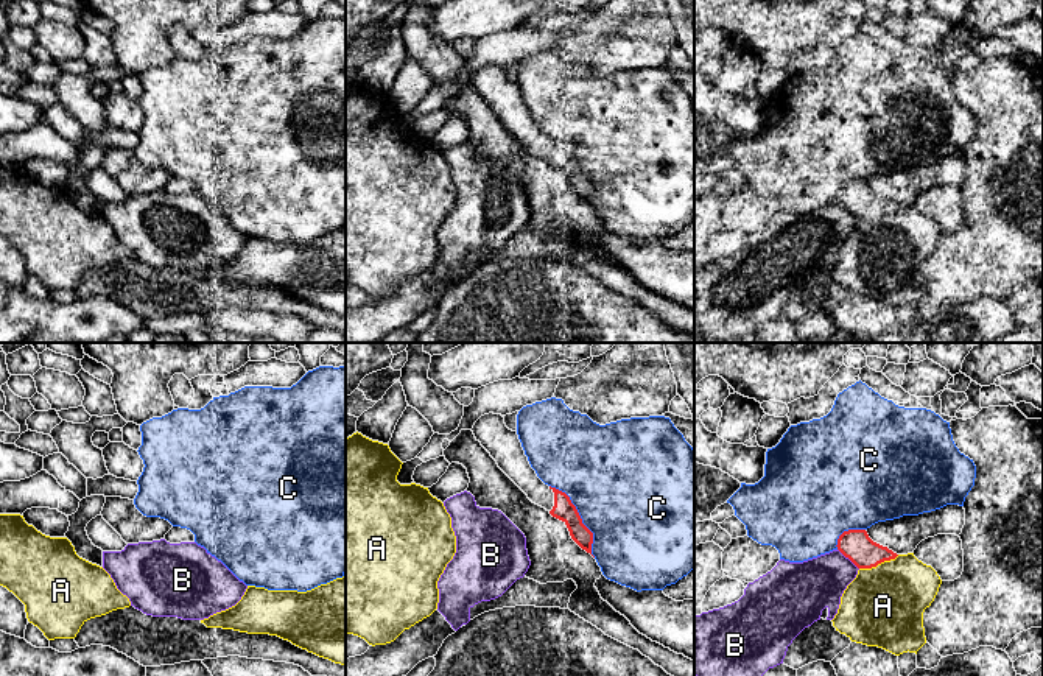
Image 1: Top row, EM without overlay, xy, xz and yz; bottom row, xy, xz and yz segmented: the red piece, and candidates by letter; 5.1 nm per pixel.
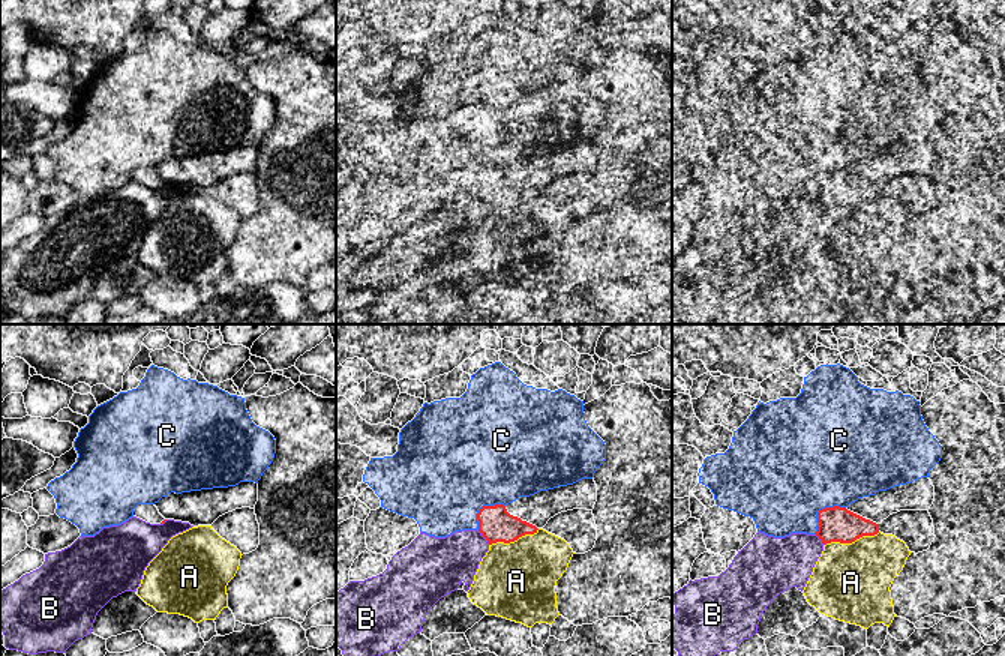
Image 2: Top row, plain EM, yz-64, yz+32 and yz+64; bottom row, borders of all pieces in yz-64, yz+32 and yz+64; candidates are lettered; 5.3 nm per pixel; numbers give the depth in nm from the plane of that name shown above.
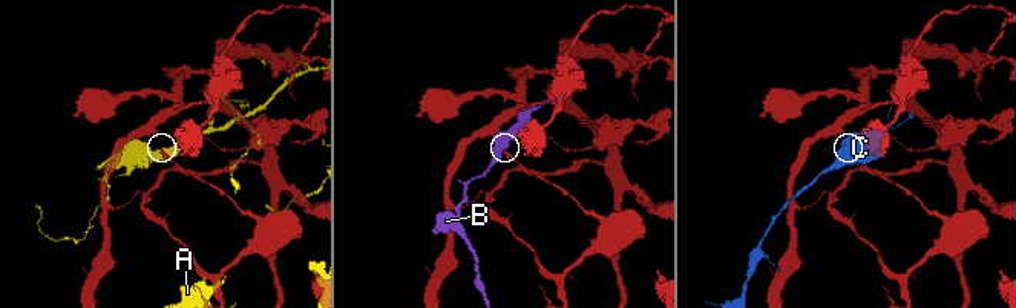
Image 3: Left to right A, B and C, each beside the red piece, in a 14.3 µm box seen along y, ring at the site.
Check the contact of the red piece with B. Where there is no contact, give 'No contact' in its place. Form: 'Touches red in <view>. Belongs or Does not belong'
Touches red in yz. Does not belong

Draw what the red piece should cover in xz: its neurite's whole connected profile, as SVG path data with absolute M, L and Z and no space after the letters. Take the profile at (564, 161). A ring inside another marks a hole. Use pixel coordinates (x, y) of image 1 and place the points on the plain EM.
M484 65L472 79L476 92L490 104L498 118L528 146L528 150L545 159L553 168L562 171L571 190L592 206L593 184L582 170L570 148L545 136L531 118L517 83L506 78L501 65Z

